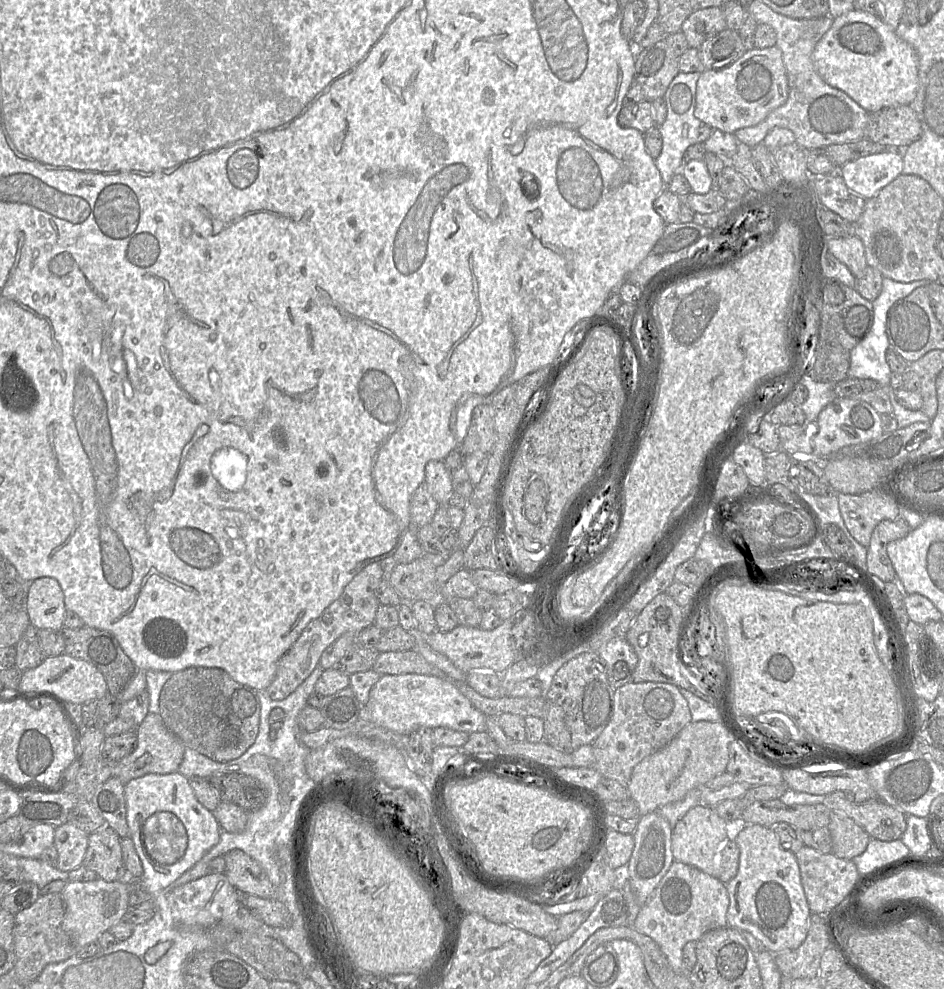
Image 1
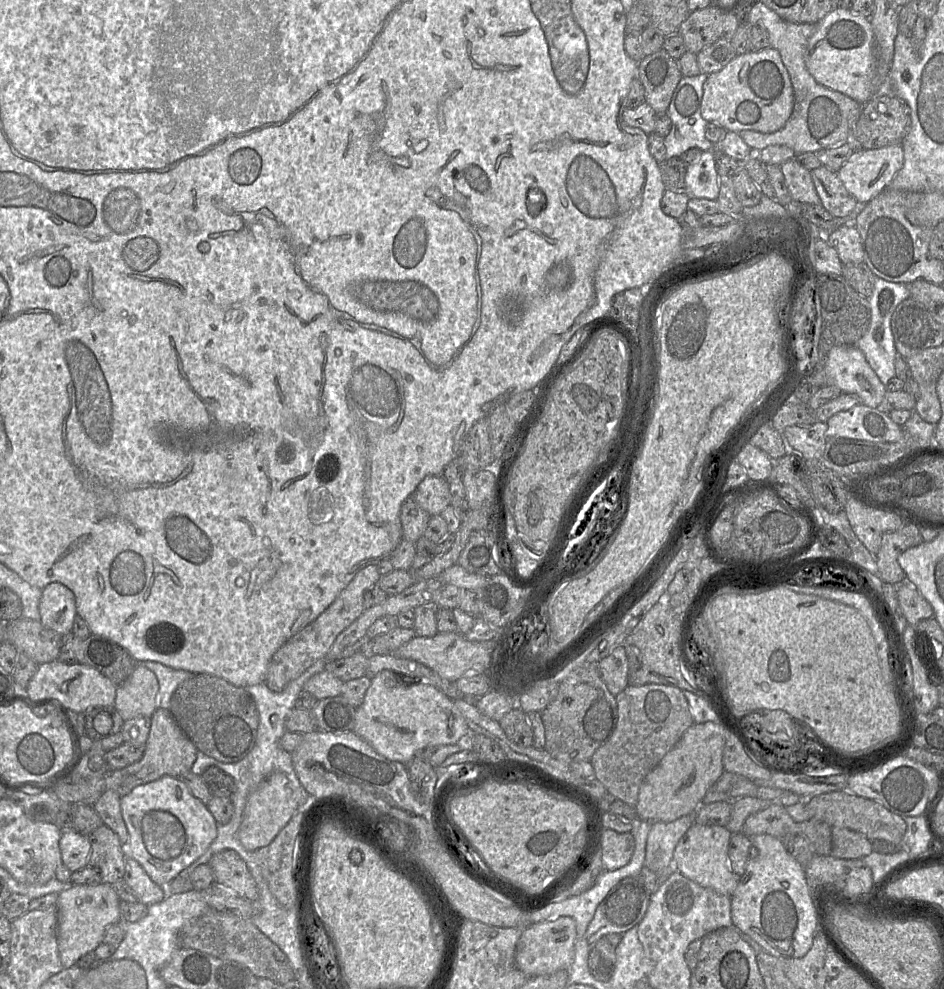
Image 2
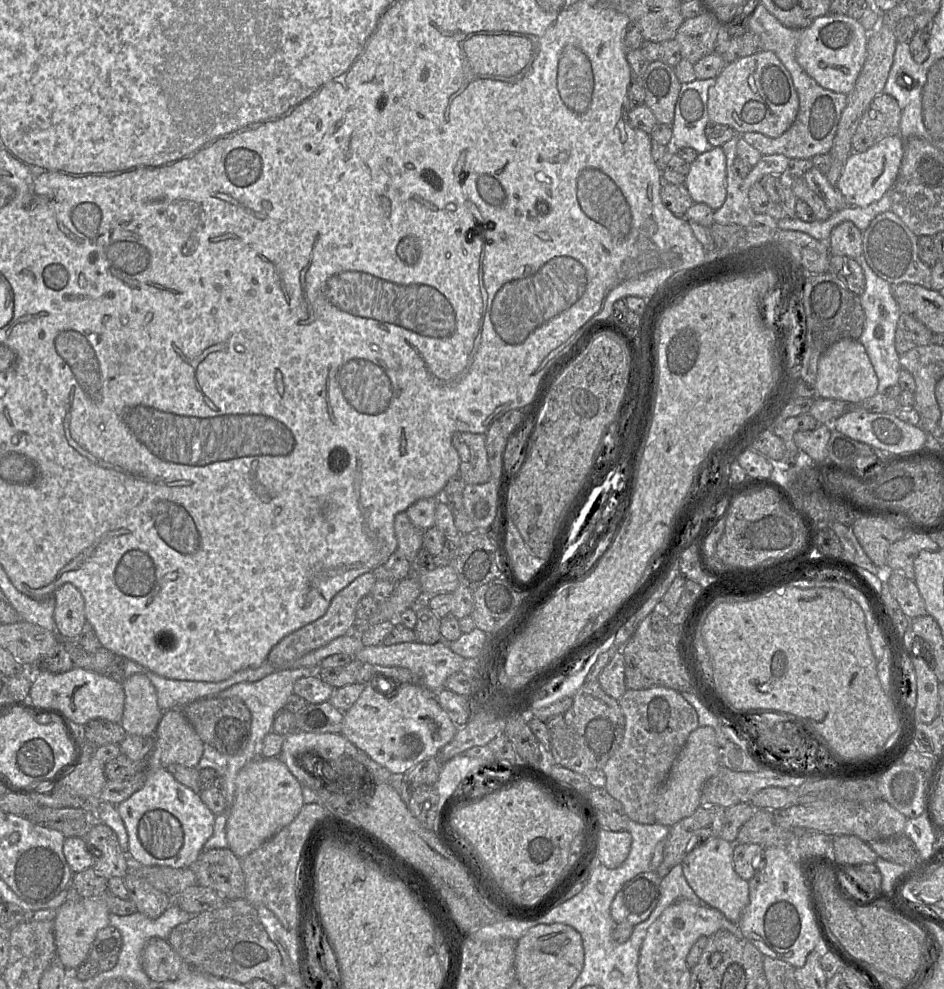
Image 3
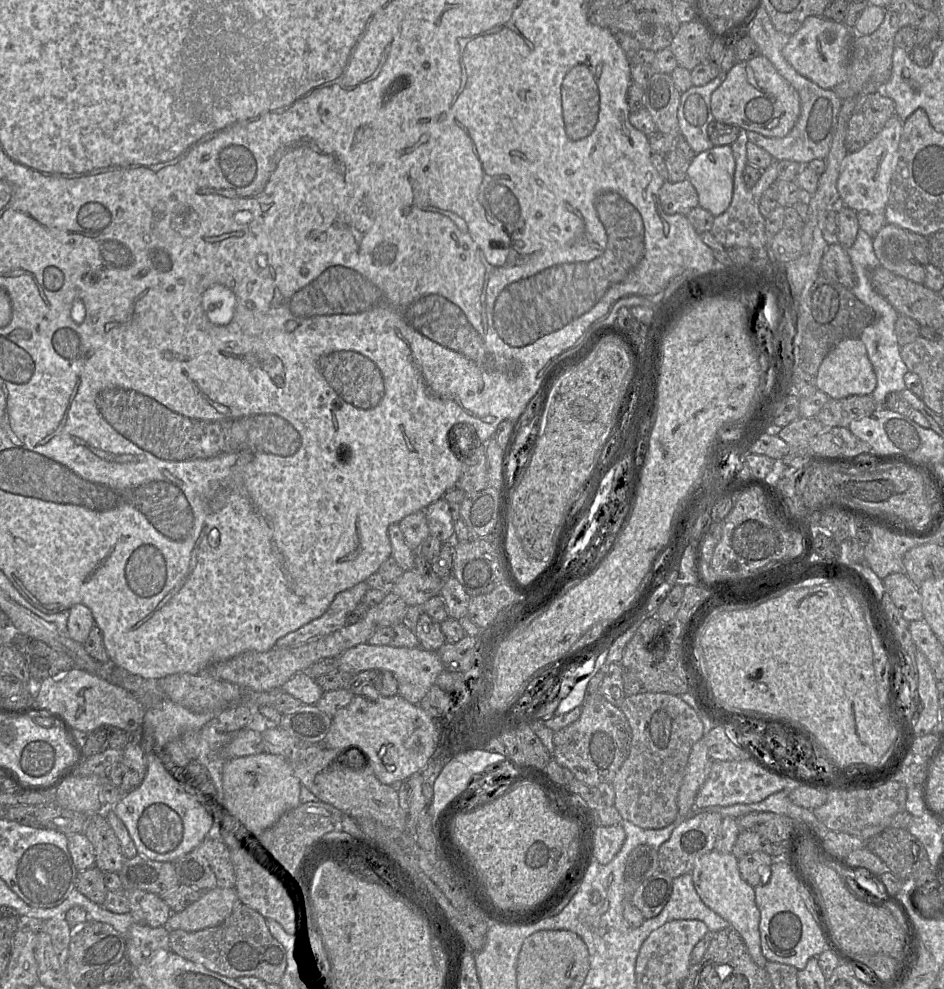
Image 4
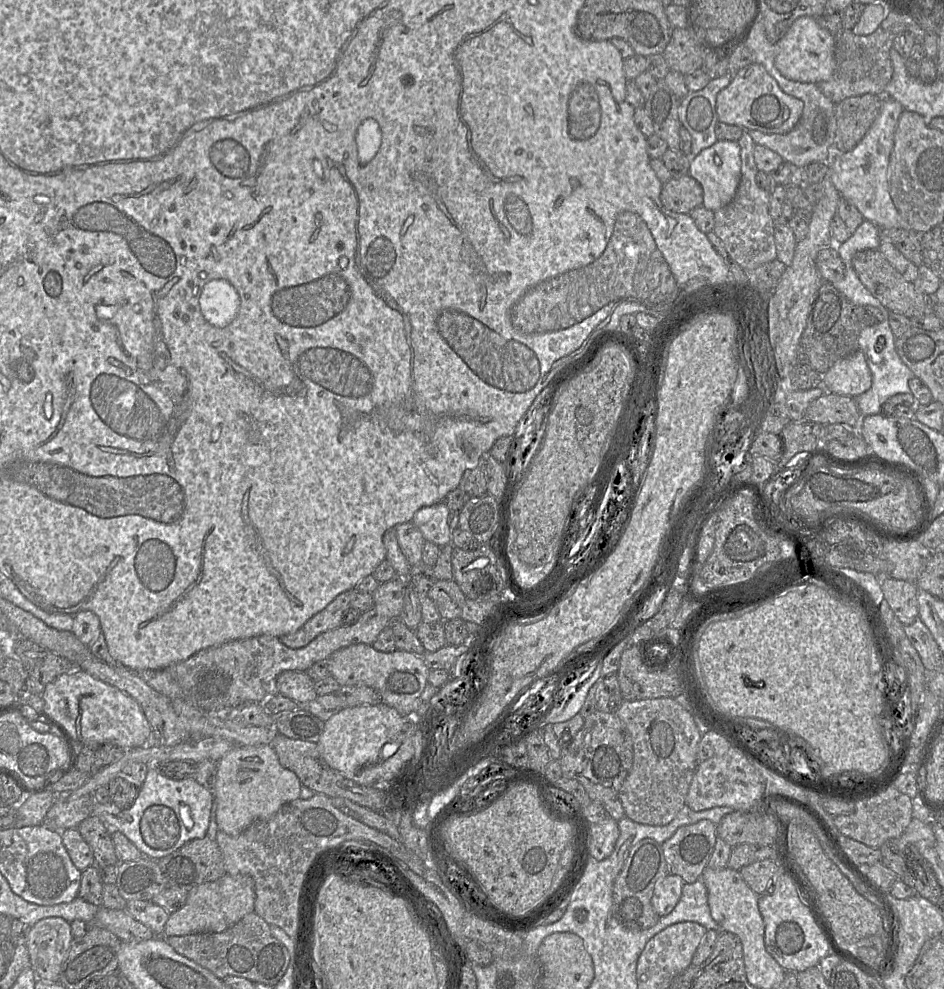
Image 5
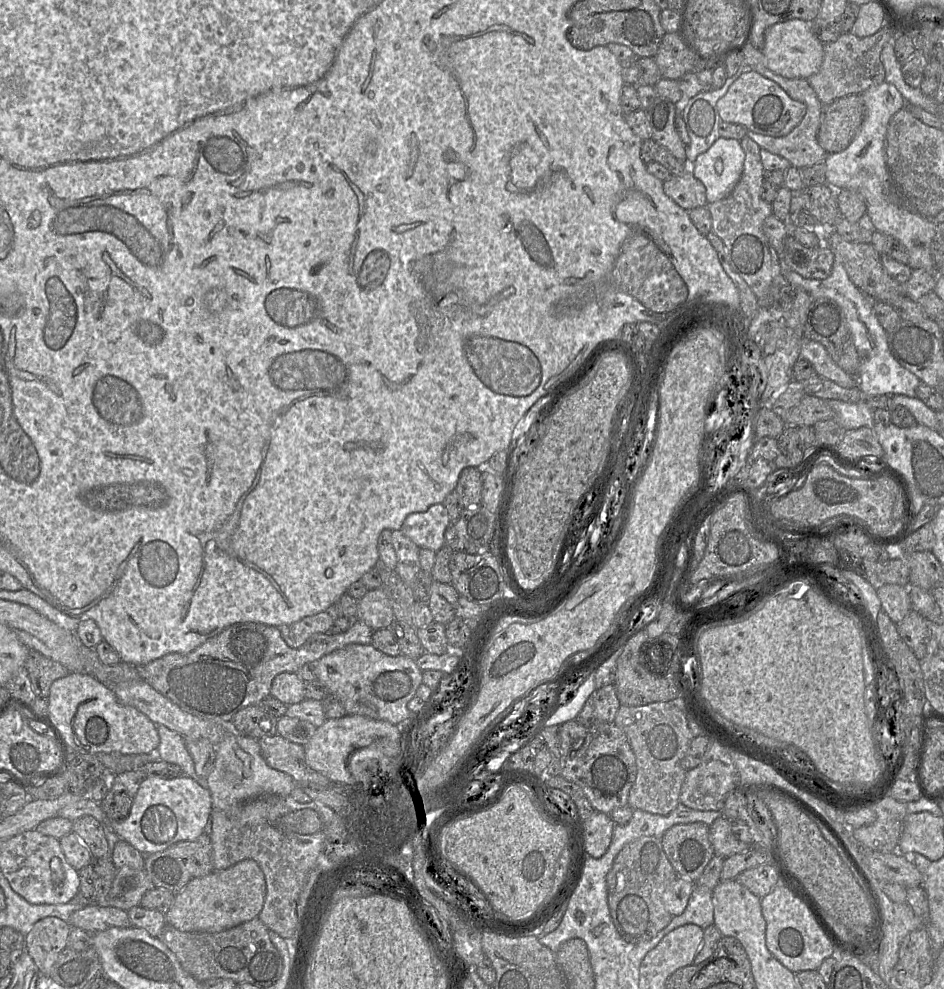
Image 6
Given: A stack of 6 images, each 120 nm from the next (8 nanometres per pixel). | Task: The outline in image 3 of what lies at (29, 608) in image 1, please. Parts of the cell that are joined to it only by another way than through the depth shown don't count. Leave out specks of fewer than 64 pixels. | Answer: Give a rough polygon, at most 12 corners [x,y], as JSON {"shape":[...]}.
{"shape":[[70,583],[54,593],[61,639],[76,640],[86,622],[84,599]]}

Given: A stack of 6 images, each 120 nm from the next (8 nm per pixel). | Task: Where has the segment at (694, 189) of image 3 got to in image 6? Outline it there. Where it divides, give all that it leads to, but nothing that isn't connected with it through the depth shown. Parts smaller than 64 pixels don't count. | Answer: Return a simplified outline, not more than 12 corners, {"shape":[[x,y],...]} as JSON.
{"shape":[[719,137],[690,165],[713,203],[741,178],[740,140]]}

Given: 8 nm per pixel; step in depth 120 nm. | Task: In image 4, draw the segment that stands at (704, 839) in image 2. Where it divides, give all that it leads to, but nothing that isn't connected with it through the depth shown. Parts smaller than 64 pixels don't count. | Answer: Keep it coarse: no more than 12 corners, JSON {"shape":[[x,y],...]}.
{"shape":[[715,849],[691,871],[702,902],[765,967],[754,887]]}

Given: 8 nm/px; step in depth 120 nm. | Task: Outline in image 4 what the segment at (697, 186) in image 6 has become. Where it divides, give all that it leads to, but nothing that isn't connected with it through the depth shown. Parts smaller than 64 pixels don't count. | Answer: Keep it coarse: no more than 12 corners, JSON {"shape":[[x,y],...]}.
{"shape":[[687,178],[665,180],[659,190],[667,214],[687,215],[699,206]]}

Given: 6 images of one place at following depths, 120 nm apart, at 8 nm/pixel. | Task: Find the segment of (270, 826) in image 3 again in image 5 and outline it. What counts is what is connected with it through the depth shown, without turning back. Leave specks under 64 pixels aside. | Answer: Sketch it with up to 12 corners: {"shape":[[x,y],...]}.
{"shape":[[270,744],[217,762],[218,829],[238,836],[300,797]]}

